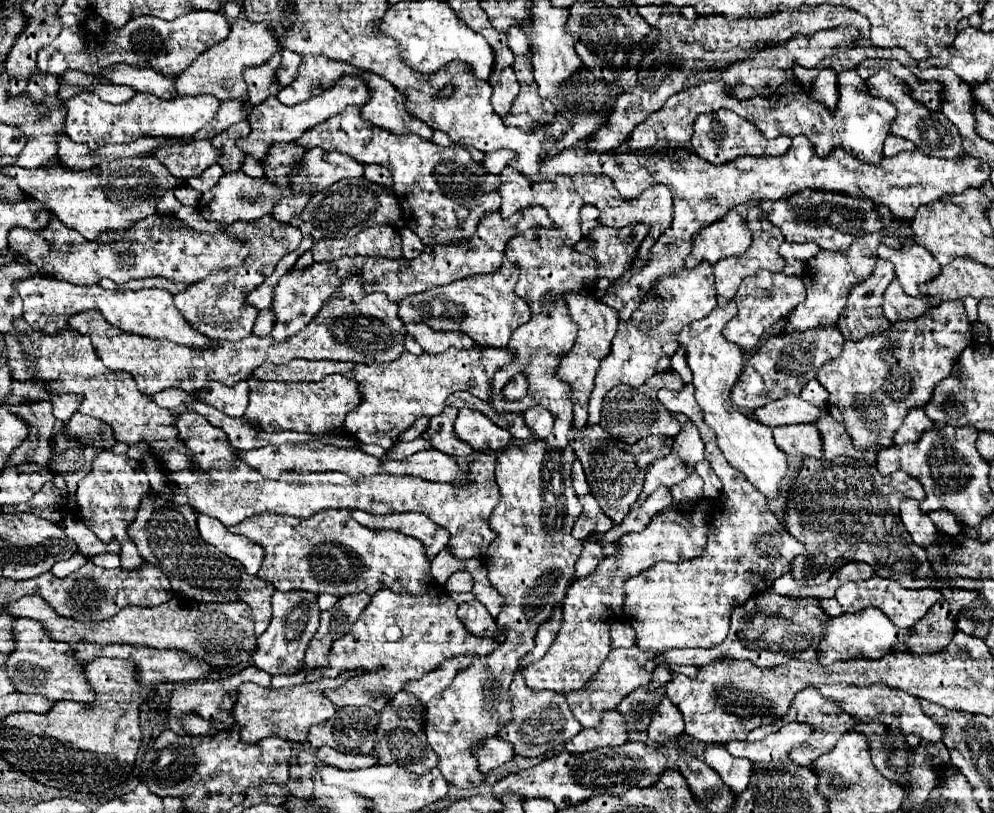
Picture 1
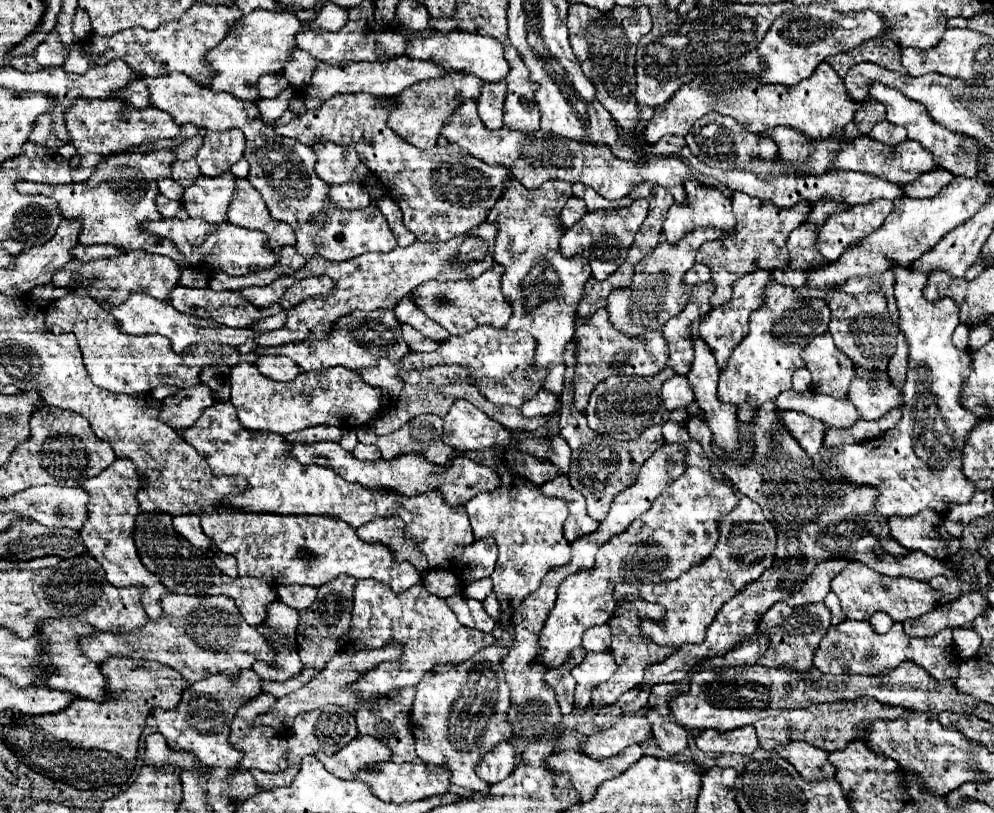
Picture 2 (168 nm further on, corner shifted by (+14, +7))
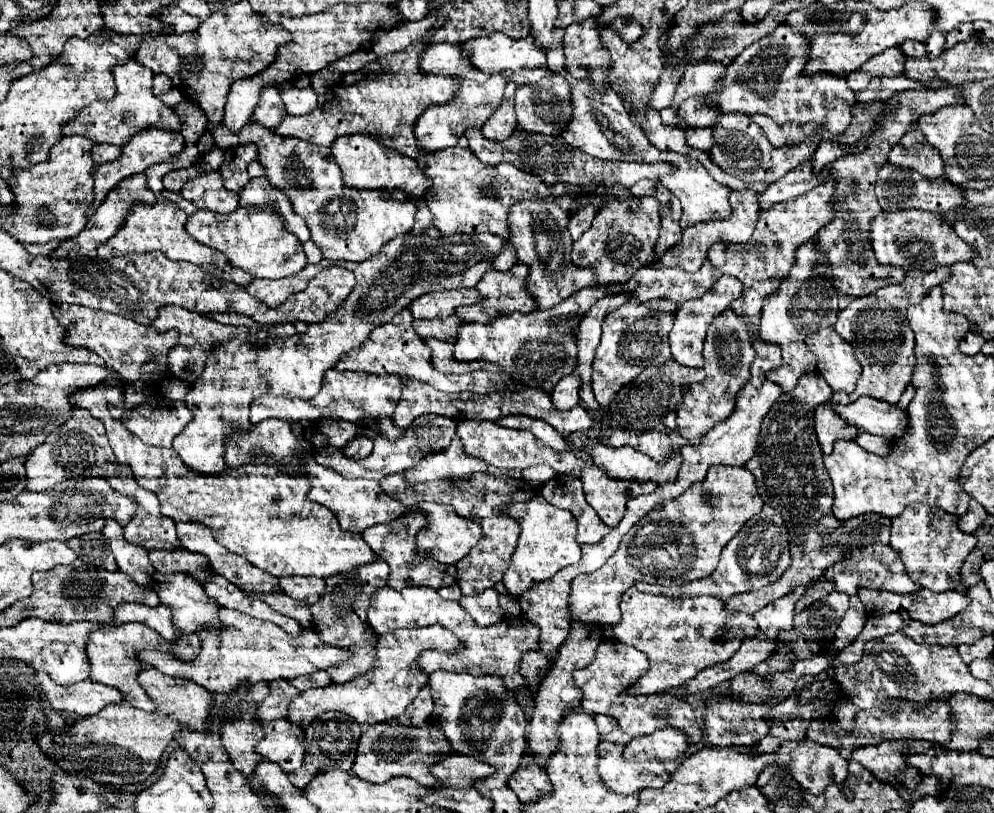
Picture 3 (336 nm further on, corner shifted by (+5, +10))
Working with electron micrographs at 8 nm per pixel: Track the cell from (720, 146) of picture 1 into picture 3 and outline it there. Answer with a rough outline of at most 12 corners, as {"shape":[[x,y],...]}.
{"shape":[[723,113],[711,159],[745,183],[779,181],[821,135],[773,147],[741,113]]}

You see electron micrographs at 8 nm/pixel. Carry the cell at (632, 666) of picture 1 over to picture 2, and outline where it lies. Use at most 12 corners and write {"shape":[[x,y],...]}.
{"shape":[[632,598],[612,616],[618,670],[592,692],[592,712],[642,682],[648,664],[676,652],[640,638],[642,619],[663,620],[658,604]]}

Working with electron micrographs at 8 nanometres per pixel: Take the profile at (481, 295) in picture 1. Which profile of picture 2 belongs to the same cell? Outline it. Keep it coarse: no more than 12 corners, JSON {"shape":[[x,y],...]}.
{"shape":[[500,264],[474,280],[428,282],[410,294],[422,312],[462,336],[504,328],[512,308]]}

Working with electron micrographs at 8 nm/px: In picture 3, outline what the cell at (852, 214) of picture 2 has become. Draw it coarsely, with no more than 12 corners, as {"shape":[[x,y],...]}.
{"shape":[[881,211],[871,245],[881,265],[933,271],[971,261],[941,215]]}

